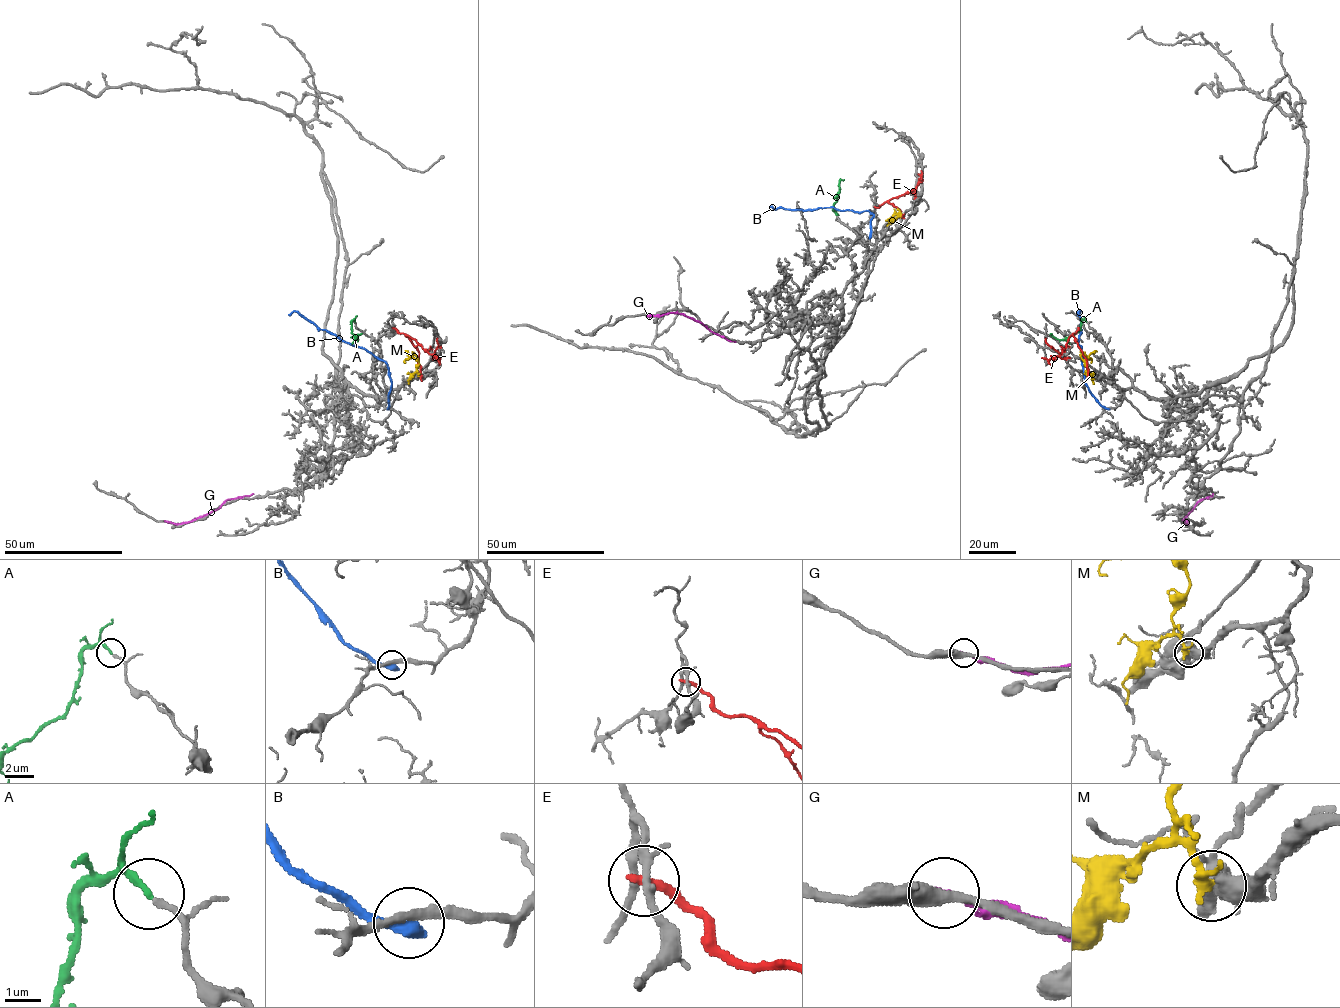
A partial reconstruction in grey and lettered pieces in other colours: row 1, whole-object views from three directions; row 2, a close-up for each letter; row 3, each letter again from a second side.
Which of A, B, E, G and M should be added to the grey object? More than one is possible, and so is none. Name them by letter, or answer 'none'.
A

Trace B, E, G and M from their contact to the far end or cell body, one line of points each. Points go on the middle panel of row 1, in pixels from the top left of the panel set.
B: (870, 237), (873, 215), (868, 210), (854, 212), (833, 207), (802, 210), (770, 206)
E: (875, 207), (914, 190), (920, 180), (919, 174)
G: (647, 315), (682, 314), (735, 342)
M: (901, 217), (898, 215), (901, 213), (893, 215), (887, 226)

